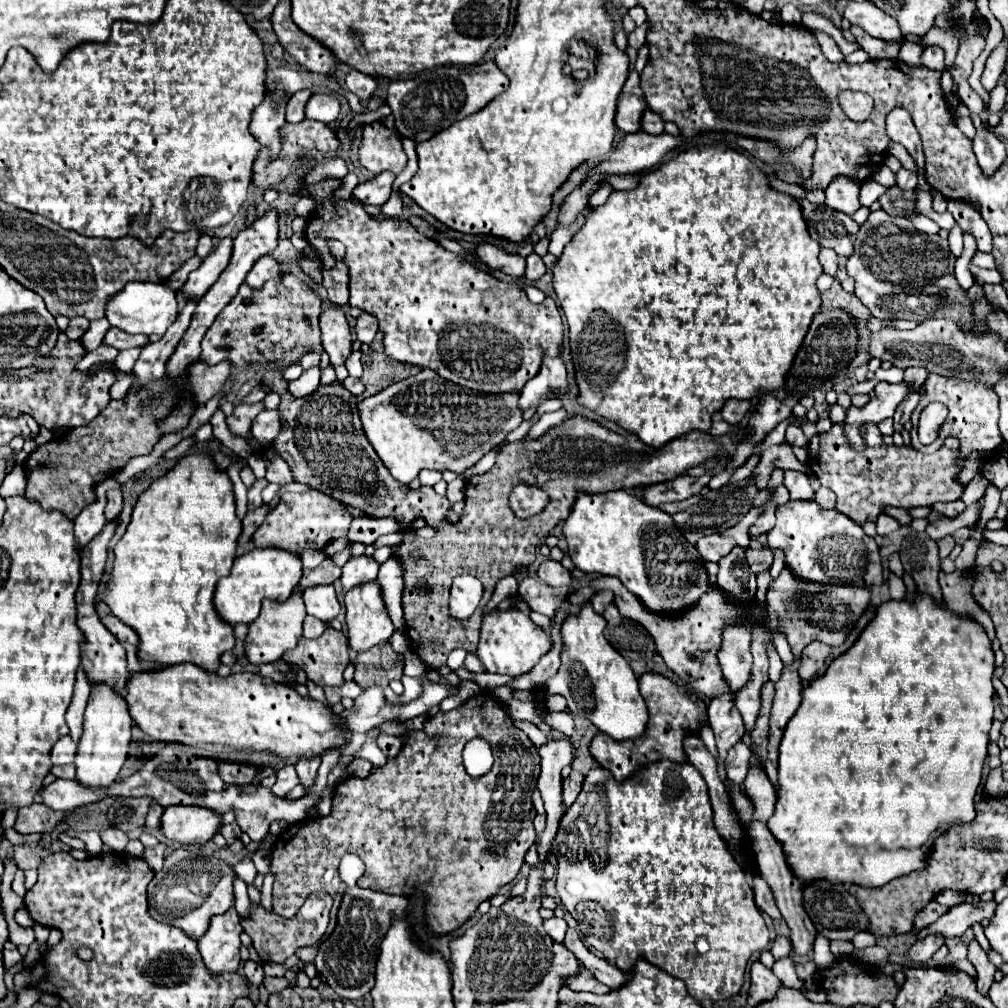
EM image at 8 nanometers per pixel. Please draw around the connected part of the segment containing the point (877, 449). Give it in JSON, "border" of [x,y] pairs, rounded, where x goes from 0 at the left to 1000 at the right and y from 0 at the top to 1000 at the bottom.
{"border":[[[827,421],[827,425],[819,431],[810,431],[804,437],[802,442],[802,460],[806,464],[806,468],[813,474],[815,482],[823,484],[829,492],[829,506],[837,508],[841,514],[845,514],[847,518],[855,520],[859,516],[869,516],[871,510],[875,508],[877,502],[893,502],[893,504],[909,504],[909,502],[925,502],[929,498],[946,498],[954,494],[956,482],[950,478],[950,470],[952,470],[952,442],[950,437],[940,435],[940,438],[929,448],[929,450],[913,450],[907,446],[899,446],[899,444],[889,444],[889,442],[879,442],[875,438],[873,429],[869,429],[867,435],[863,435],[863,427],[869,423],[861,423],[859,425],[859,435],[861,435],[861,446],[857,448],[857,452],[849,452],[849,448],[845,448],[843,444],[837,444],[837,438],[833,435],[833,421]]]}

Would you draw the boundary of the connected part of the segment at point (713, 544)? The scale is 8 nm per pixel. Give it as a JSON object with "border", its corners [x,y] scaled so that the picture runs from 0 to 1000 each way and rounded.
{"border":[[[756,502],[752,504],[746,504],[736,518],[732,518],[730,522],[718,526],[718,528],[708,528],[704,532],[698,532],[690,538],[690,546],[692,550],[696,552],[696,556],[700,558],[712,558],[716,552],[720,552],[730,540],[732,542],[738,542],[742,544],[742,524],[754,514],[754,508],[756,508]]]}

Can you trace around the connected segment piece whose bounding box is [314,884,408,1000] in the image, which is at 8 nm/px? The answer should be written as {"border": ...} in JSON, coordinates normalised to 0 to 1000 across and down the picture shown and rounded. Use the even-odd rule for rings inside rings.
{"border":[[[355,877],[343,879],[337,903],[335,917],[331,925],[317,937],[313,946],[313,962],[323,970],[325,978],[343,992],[357,992],[365,988],[371,978],[371,958],[377,942],[377,935],[387,921],[389,907],[401,909],[405,893],[401,889],[387,889],[373,883],[357,881]]]}

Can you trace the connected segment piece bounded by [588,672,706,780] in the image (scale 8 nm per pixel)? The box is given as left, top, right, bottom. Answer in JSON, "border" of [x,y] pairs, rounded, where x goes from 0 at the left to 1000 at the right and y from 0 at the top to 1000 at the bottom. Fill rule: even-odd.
{"border":[[[643,667],[639,669],[635,675],[635,688],[641,694],[643,700],[643,720],[641,726],[637,730],[633,730],[631,734],[605,734],[599,726],[593,726],[583,744],[587,748],[587,752],[601,764],[607,766],[607,770],[611,774],[621,774],[635,758],[647,756],[647,754],[681,754],[681,748],[677,744],[677,732],[681,724],[692,726],[692,714],[700,714],[700,698],[696,692],[692,692],[690,688],[687,688],[685,685],[681,685],[679,681],[669,679],[667,675],[663,675],[657,669],[649,669]]]}

